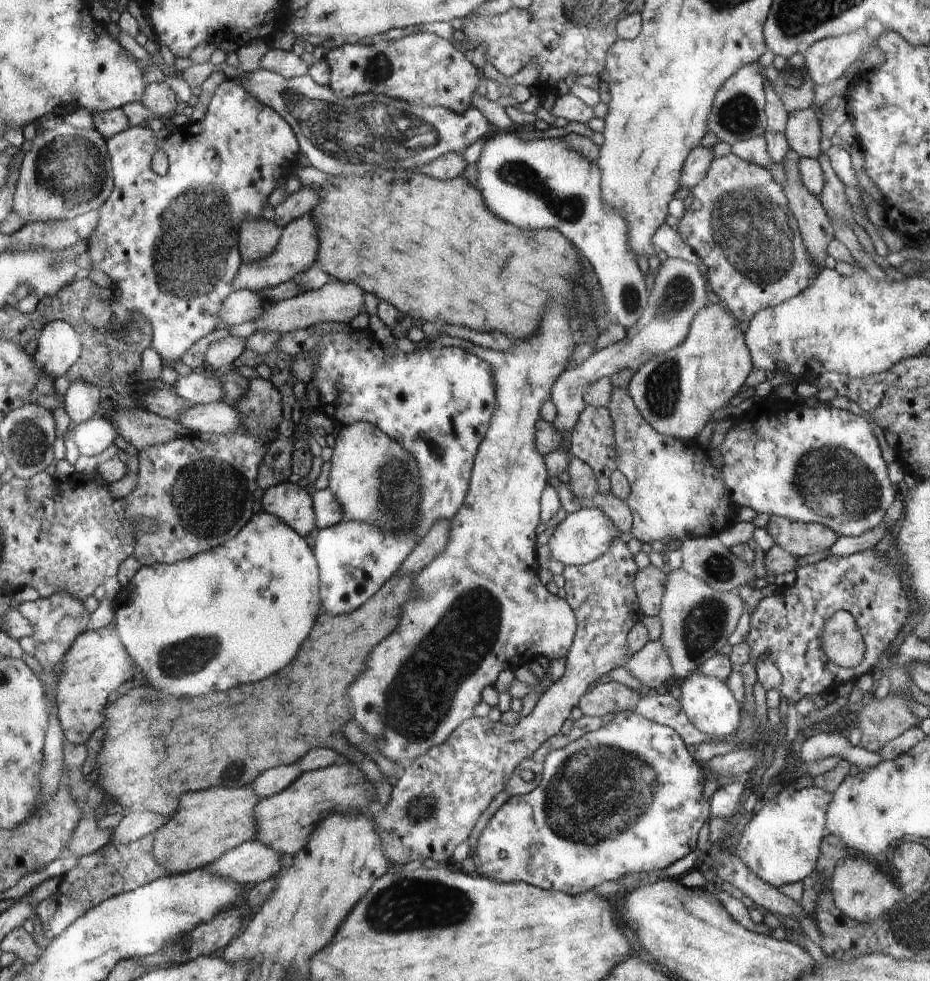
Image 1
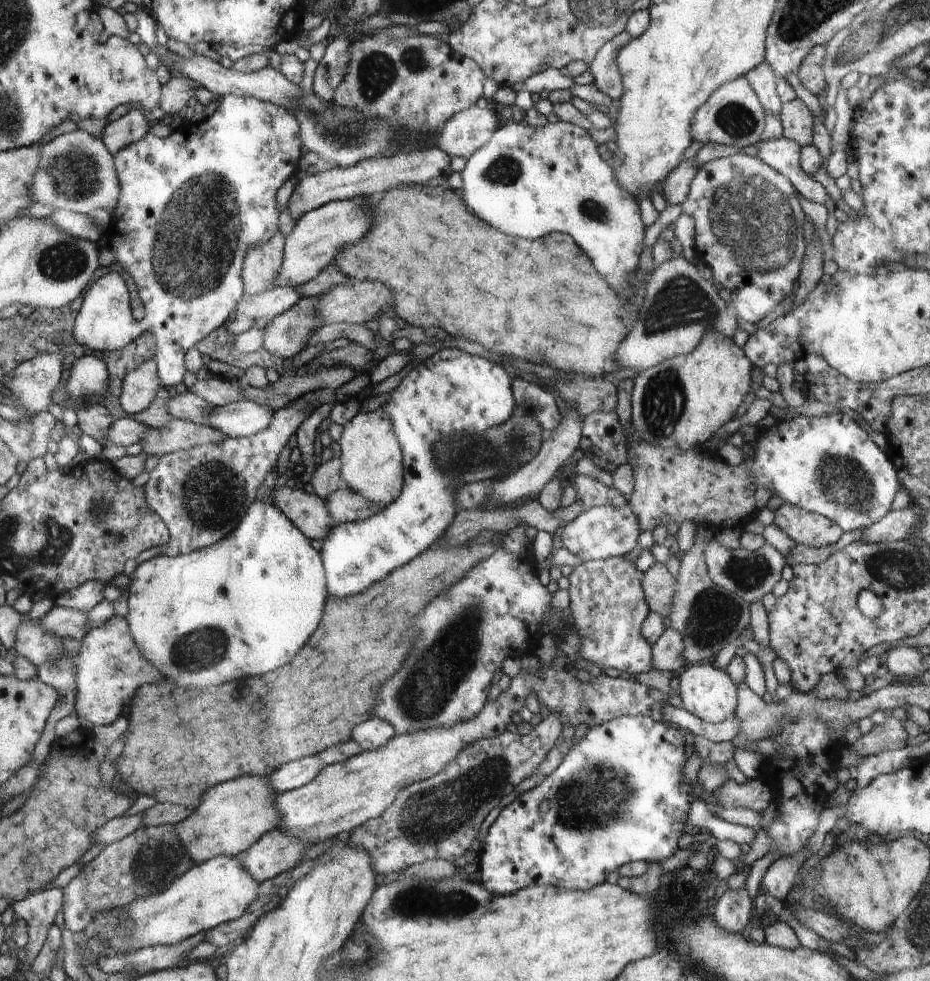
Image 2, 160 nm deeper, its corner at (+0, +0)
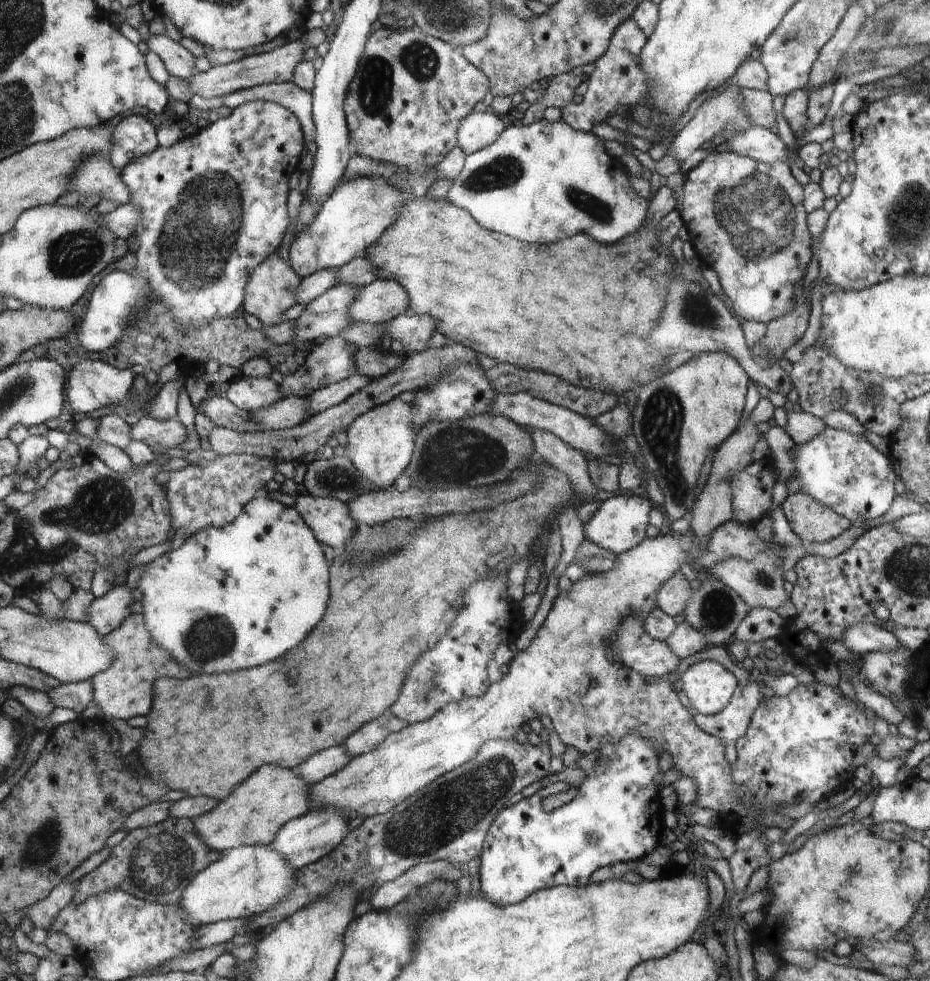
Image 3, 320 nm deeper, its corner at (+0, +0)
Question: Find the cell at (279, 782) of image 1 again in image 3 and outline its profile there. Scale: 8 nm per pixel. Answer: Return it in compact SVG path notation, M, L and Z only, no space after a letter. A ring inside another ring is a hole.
M344 745L330 747L312 755L306 762L295 768L295 772L298 772L305 781L309 781L310 785L315 785L344 768L351 758Z

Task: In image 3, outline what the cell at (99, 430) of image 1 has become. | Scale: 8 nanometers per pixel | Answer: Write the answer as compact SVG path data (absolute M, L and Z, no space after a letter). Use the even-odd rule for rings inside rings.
M142 417L131 427L133 440L146 442L150 448L178 448L186 440L186 427L177 419L157 421L150 417Z

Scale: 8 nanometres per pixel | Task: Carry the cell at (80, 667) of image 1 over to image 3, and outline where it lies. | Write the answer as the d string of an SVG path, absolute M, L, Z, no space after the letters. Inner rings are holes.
M130 613L129 618L105 635L105 641L117 652L117 662L113 667L99 672L92 678L93 702L107 714L107 720L148 716L152 711L153 684L164 677L188 678L191 672L174 660L151 636L143 613Z

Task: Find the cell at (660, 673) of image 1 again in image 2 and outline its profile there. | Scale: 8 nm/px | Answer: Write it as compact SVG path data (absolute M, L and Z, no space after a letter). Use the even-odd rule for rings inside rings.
M667 626L662 636L652 645L653 669L672 672L674 676L680 676L687 666L685 661L685 646L682 635Z

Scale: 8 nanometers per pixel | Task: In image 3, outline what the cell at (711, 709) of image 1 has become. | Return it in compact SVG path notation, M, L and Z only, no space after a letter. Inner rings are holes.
M702 659L681 674L682 692L686 692L696 712L715 715L724 710L737 690L734 673L723 663Z

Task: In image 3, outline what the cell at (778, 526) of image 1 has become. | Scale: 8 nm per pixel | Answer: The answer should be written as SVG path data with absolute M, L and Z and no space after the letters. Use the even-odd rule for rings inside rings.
M804 491L789 494L781 505L792 530L806 544L836 539L853 526L840 511L828 508Z

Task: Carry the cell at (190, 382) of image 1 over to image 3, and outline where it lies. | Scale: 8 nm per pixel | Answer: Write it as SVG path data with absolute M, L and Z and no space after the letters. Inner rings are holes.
M241 375L231 383L226 398L249 413L268 408L284 398L279 385L270 378L259 379Z

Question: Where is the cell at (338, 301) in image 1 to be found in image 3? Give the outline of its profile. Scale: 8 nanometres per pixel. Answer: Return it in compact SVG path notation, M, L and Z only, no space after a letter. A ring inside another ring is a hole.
M376 279L361 291L349 308L352 318L363 323L384 325L409 309L406 290L392 279Z

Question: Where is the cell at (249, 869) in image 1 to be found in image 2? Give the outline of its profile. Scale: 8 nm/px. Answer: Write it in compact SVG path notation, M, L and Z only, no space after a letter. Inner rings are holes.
M278 828L261 836L253 847L238 856L238 860L259 881L265 881L293 869L302 858L306 847L300 844L300 840Z

